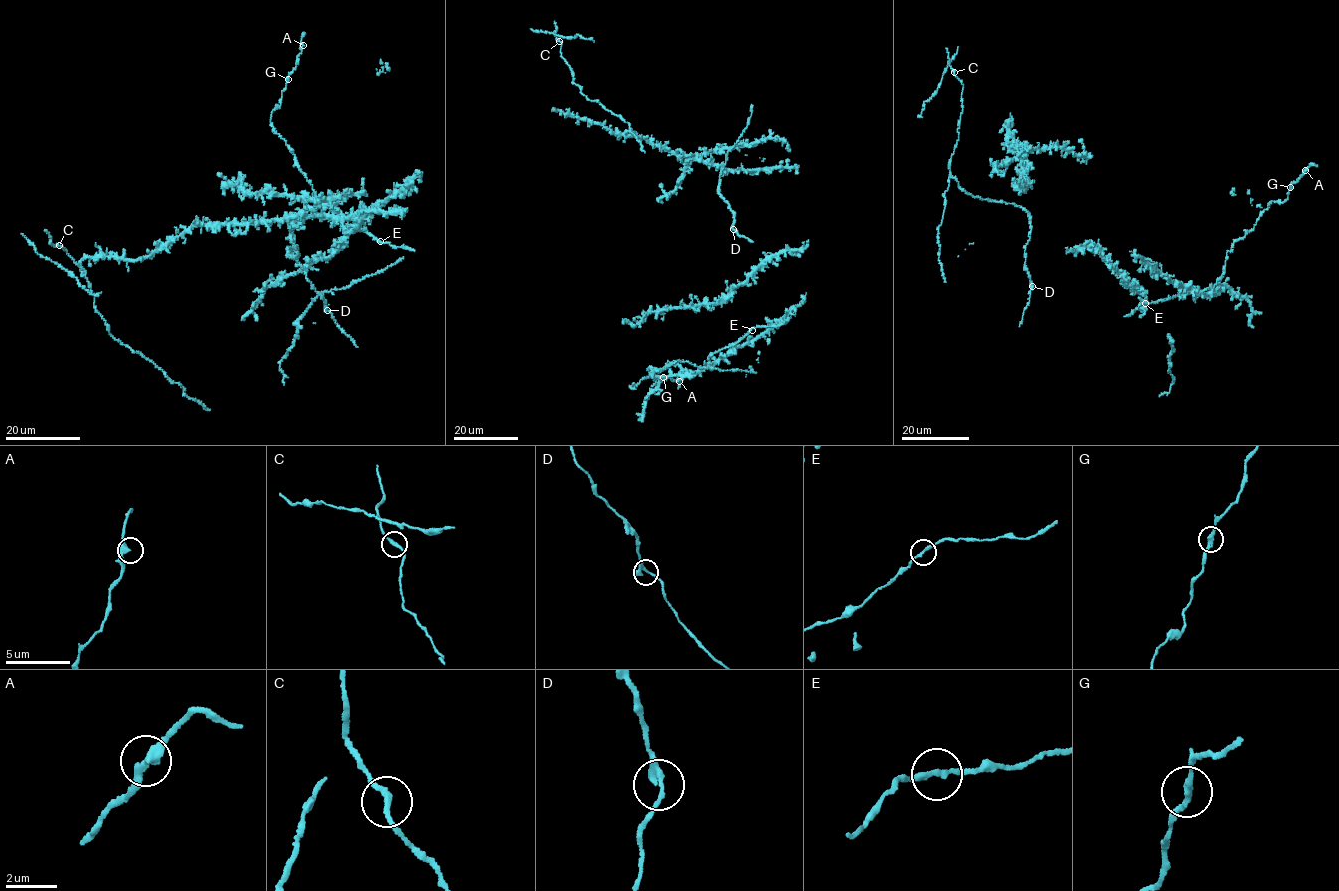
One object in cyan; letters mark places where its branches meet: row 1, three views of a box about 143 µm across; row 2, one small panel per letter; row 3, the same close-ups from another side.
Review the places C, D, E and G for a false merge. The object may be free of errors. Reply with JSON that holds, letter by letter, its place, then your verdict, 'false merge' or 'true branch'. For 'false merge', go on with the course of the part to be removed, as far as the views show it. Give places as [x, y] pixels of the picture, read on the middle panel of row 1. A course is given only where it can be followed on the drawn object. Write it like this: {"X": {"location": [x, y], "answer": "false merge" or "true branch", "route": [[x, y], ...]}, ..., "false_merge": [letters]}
{"C": {"location": [559, 41], "answer": "true branch"}, "D": {"location": [733, 229], "answer": "true branch"}, "E": {"location": [752, 330], "answer": "true branch"}, "G": {"location": [663, 377], "answer": "true branch"}, "false_merge": []}

